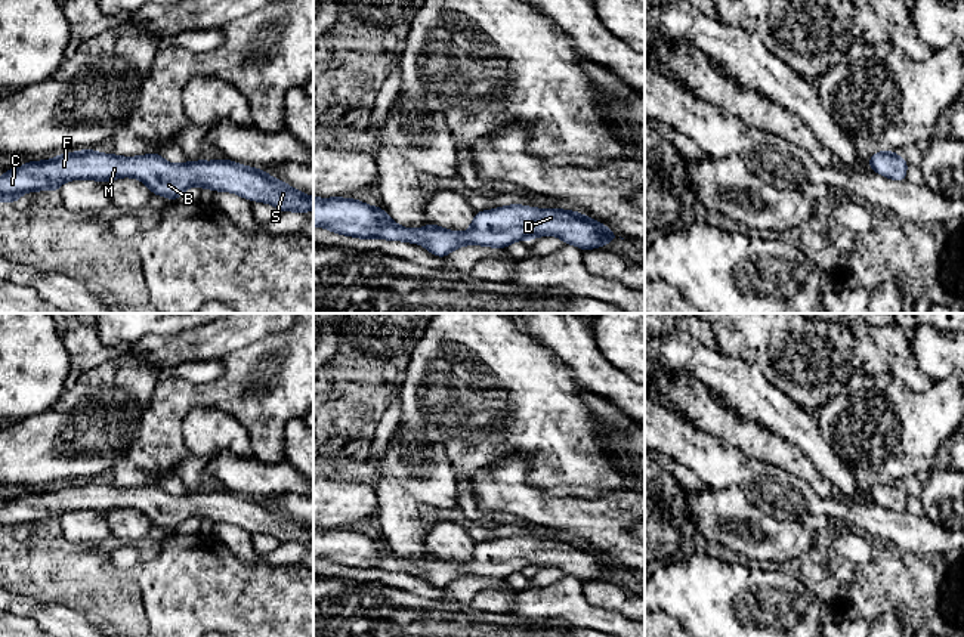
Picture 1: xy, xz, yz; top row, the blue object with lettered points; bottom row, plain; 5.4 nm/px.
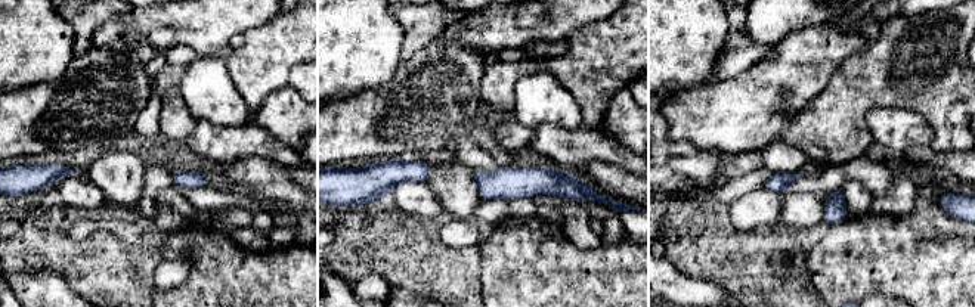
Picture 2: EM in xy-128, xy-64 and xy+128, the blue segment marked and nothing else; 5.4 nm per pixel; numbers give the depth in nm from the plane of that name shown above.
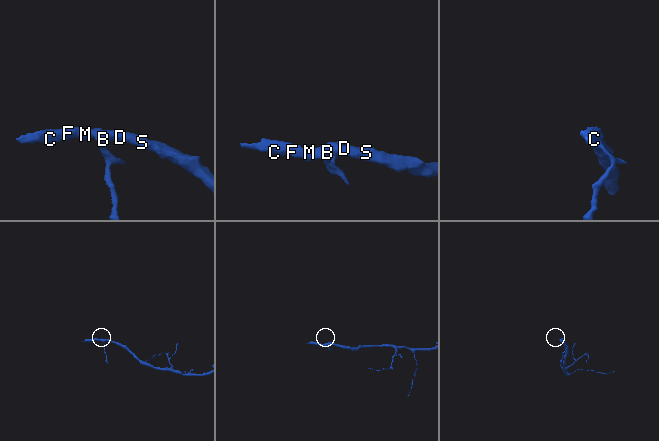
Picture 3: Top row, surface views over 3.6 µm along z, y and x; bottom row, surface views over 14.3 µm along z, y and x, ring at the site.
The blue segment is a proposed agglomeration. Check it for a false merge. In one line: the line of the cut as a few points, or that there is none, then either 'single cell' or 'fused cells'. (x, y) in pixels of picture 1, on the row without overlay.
no cut; single cell

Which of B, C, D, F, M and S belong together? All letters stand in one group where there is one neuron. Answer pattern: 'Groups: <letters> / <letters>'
Groups: B C D F M S

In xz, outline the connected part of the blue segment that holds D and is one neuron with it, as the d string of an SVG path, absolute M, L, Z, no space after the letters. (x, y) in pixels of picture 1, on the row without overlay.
M313 528L313 559L316 557L359 570L383 569L421 575L441 590L463 576L507 579L515 572L529 572L546 566L557 568L583 582L611 575L620 568L603 554L578 542L520 535L478 542L467 563L452 563L432 554L421 560L410 560L392 551L383 538L340 528Z

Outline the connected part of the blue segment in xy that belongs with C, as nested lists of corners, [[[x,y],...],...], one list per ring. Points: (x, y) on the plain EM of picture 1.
[[[95,480],[65,483],[52,491],[30,492],[7,501],[0,507],[0,534],[16,534],[25,523],[56,523],[68,511],[90,510],[106,514],[120,508],[135,508],[143,513],[151,525],[172,532],[177,532],[188,519],[198,517],[266,534],[281,544],[305,545],[313,541],[313,528],[272,508],[265,501],[231,491],[170,495],[157,483],[120,488]]]

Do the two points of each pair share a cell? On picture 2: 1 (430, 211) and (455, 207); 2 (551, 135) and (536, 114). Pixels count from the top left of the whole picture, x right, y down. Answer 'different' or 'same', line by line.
1: different
2: different

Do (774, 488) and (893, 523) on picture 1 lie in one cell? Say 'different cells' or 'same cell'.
same cell

